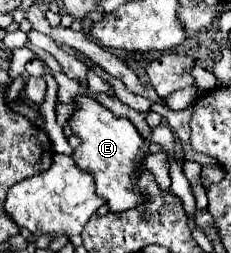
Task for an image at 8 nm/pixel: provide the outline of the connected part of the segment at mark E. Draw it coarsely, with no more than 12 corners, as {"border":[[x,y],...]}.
{"border":[[89,96],[69,118],[73,160],[109,212],[137,206],[143,144],[127,118]]}

